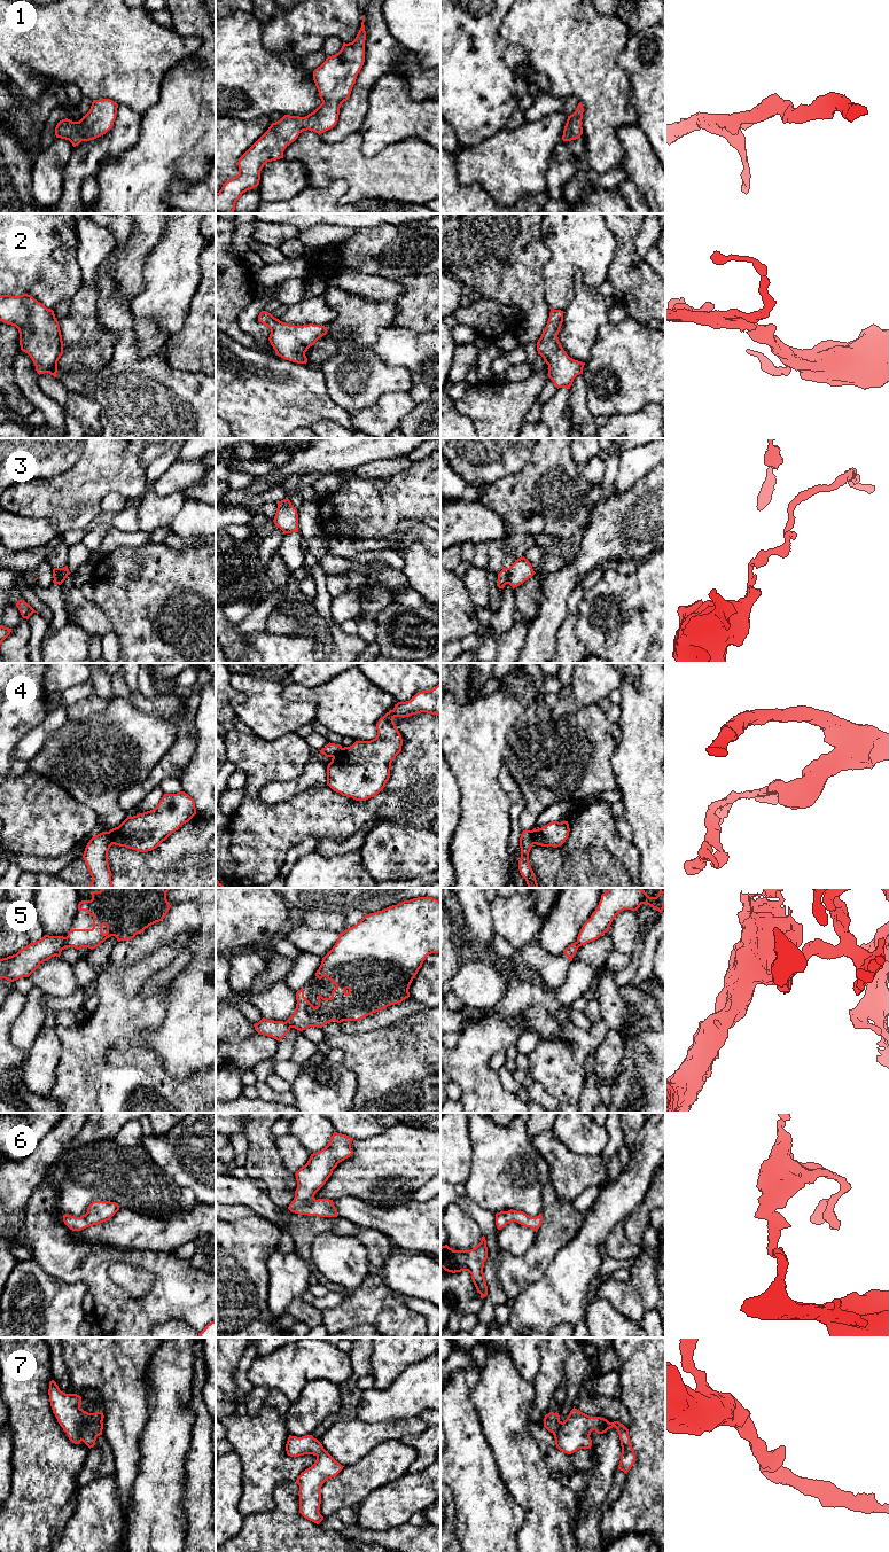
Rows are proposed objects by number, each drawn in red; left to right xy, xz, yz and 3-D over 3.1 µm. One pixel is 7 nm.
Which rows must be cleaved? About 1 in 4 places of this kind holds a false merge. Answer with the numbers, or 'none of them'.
3, 4, 5

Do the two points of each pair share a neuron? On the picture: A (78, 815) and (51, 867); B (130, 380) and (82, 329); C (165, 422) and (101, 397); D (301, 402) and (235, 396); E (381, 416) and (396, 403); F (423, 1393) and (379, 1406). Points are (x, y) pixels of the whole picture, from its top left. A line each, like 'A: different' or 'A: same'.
A: different
B: different
C: same
D: same
E: same
F: same

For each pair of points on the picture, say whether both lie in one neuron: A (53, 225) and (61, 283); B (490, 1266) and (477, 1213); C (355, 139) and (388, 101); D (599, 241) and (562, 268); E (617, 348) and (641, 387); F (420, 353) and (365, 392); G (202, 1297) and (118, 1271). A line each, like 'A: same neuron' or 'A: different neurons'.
A: same neuron
B: same neuron
C: different neurons
D: same neuron
E: same neuron
F: different neurons
G: different neurons

